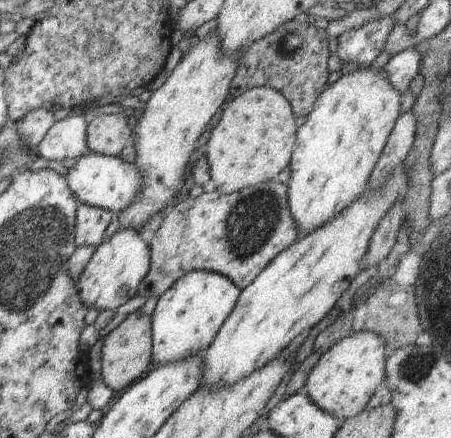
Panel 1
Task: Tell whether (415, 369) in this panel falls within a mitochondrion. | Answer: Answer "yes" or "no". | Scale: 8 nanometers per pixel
yes

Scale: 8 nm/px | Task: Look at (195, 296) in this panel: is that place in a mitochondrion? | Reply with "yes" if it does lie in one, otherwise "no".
no

